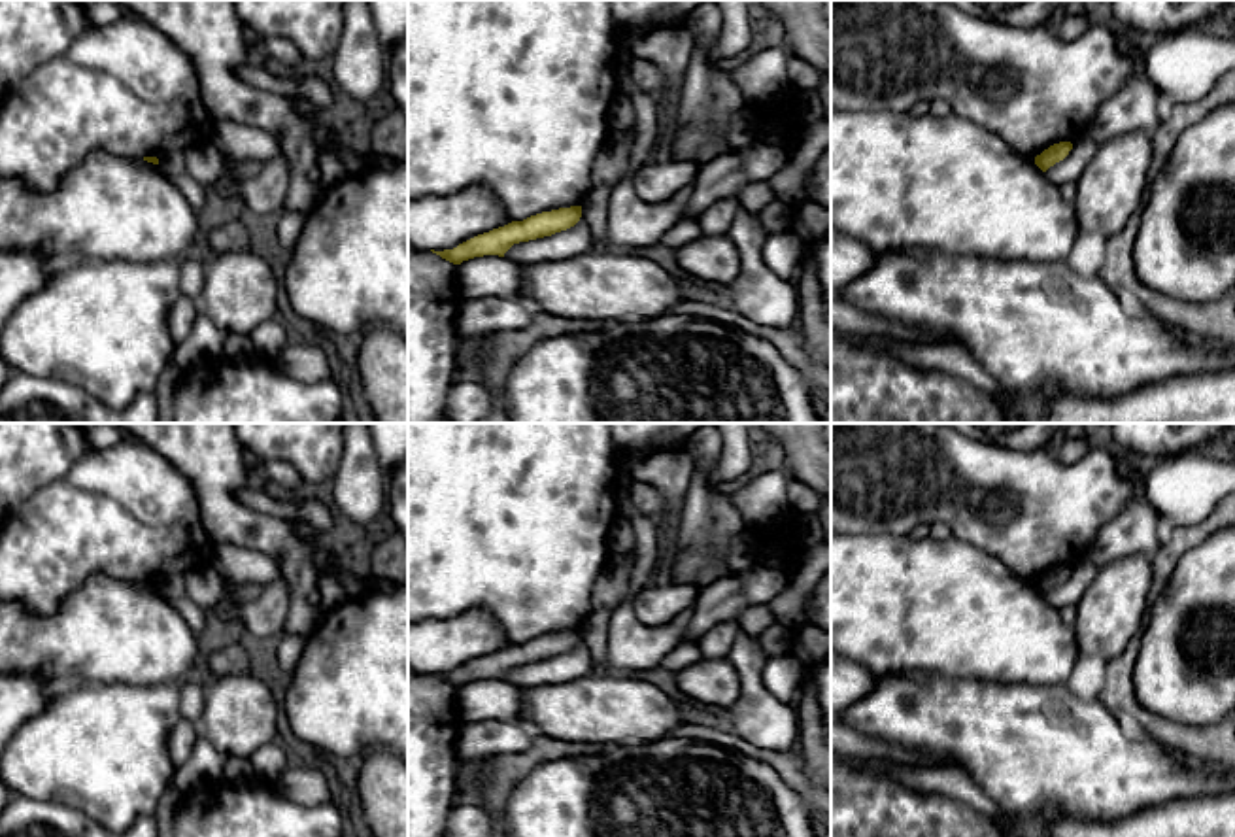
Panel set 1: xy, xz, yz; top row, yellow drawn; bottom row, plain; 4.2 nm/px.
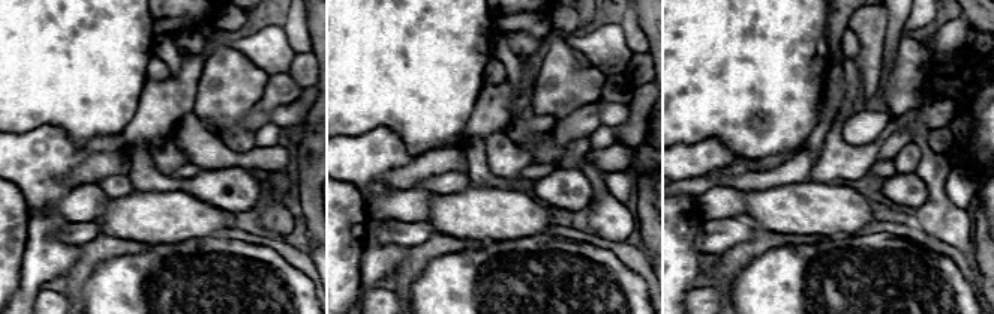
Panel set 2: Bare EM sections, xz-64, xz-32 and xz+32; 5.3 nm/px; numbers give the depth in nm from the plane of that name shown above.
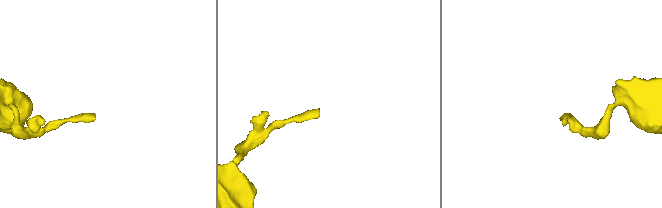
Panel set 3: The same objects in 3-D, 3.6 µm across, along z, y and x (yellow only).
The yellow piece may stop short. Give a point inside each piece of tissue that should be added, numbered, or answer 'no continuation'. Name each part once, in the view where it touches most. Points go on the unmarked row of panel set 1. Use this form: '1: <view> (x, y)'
no continuation

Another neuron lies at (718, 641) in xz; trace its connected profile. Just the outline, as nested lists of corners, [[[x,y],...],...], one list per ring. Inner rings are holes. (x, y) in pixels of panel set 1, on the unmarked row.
[[[729,620],[729,622],[714,625],[699,642],[702,650],[702,658],[704,659],[727,658],[727,654],[731,652],[735,644],[738,631],[740,627],[736,620]]]

